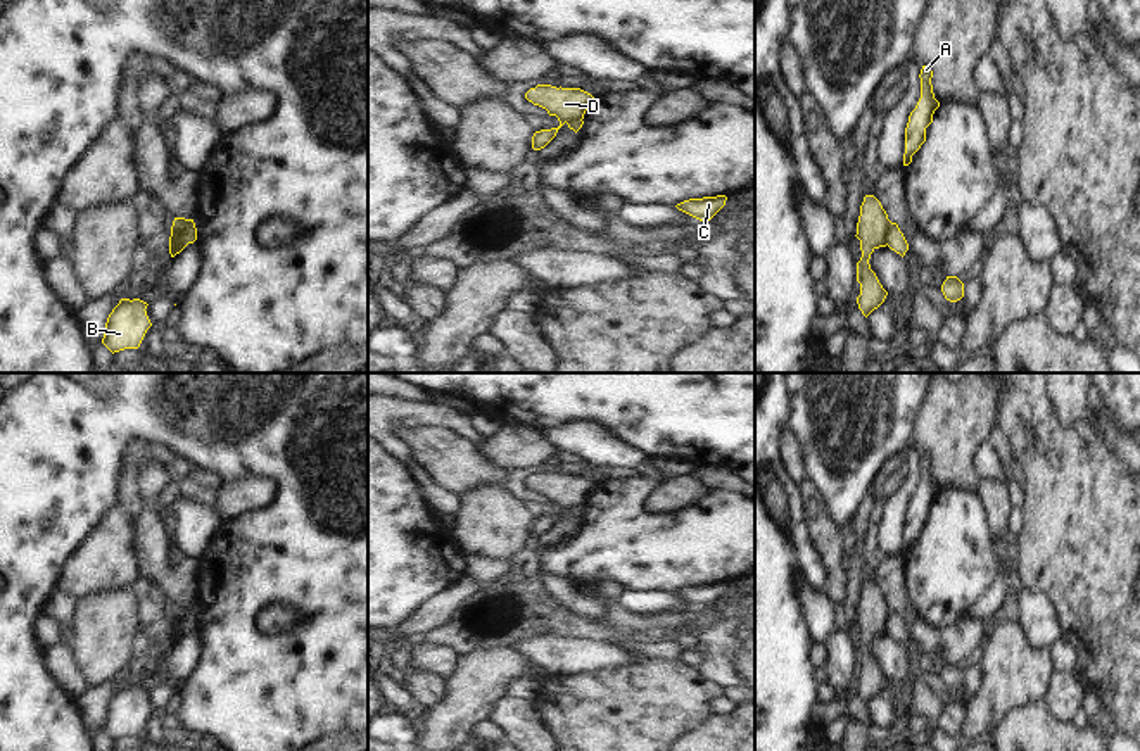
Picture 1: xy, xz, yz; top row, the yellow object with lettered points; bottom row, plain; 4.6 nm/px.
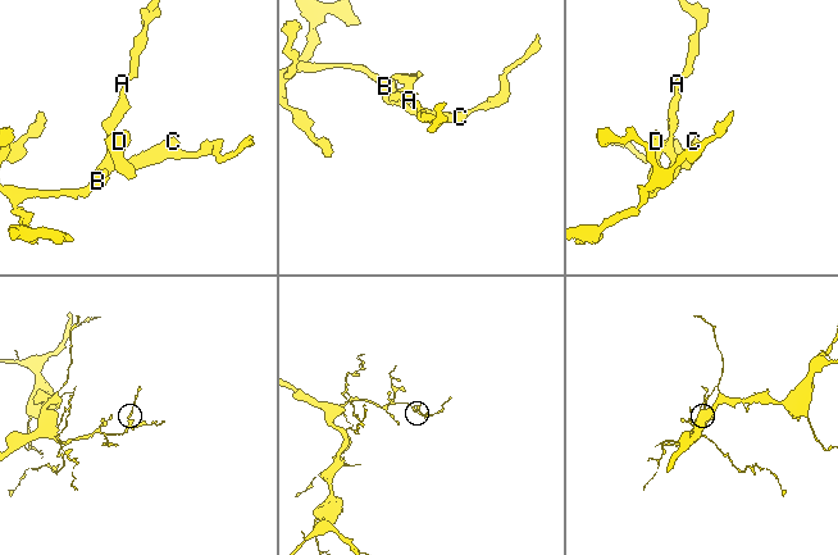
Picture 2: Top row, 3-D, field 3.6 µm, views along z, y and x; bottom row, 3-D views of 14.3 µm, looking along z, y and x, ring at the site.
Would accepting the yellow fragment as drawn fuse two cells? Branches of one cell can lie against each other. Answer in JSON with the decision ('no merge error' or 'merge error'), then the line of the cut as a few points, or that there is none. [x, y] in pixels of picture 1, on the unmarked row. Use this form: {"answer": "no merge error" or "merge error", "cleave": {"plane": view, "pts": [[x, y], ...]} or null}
{"answer": "merge error", "cleave": {"plane": "xy", "pts": [[194, 612], [185, 612], [171, 622]]}}

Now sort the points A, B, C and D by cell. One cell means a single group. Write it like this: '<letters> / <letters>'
A B C / D

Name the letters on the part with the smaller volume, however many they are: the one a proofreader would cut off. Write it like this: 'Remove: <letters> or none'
Remove: D

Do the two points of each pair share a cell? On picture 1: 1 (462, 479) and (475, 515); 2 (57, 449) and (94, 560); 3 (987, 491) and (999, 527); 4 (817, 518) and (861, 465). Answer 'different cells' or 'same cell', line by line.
1: different cells
2: different cells
3: same cell
4: different cells

